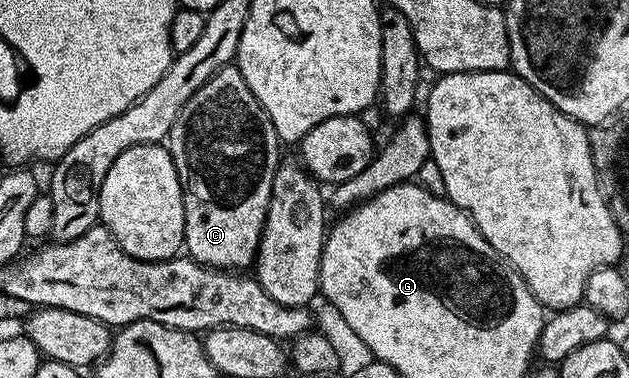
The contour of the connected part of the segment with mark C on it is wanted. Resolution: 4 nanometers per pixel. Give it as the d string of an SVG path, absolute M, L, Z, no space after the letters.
M239 67L218 69L186 101L166 140L184 194L184 247L198 263L233 273L251 268L262 237L282 144Z

